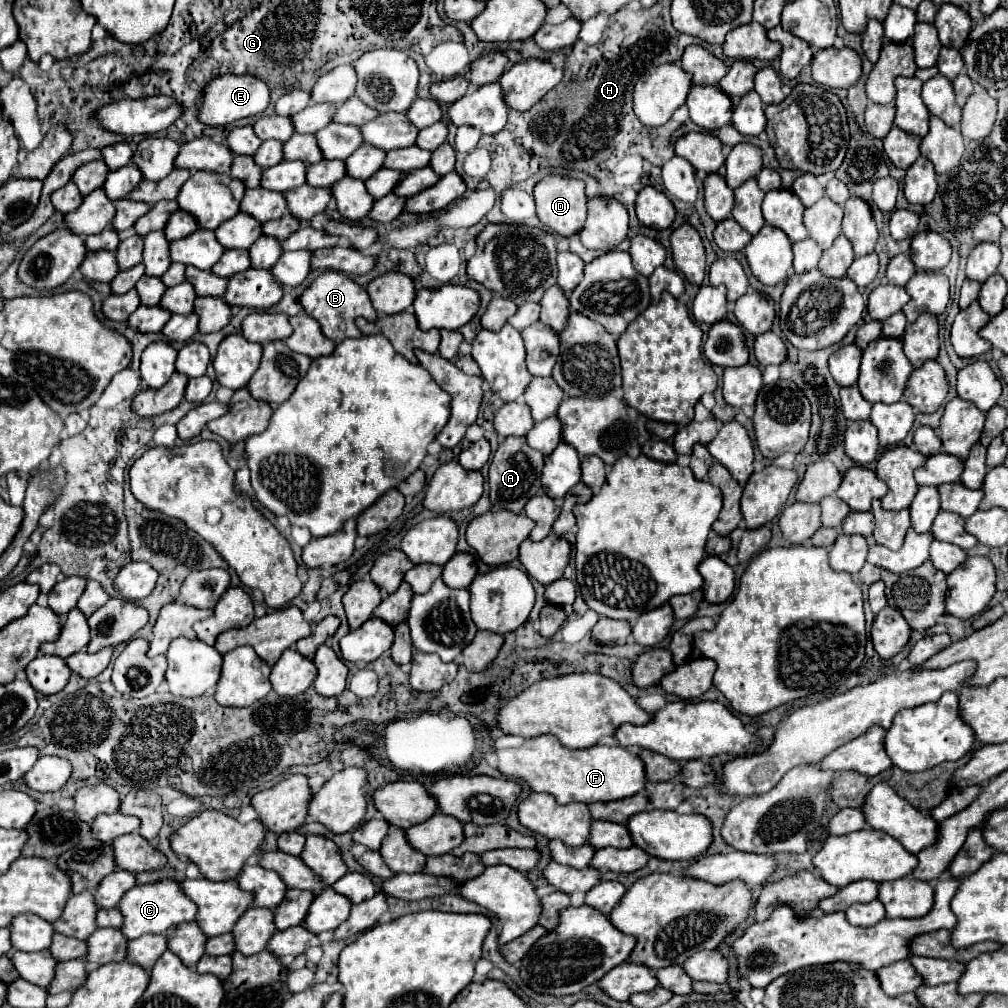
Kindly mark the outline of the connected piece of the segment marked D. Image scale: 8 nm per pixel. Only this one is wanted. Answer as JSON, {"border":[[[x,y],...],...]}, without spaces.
{"border":[[[548,173],[546,177],[542,177],[534,185],[534,199],[536,199],[538,219],[548,229],[560,233],[562,237],[576,235],[584,227],[584,221],[586,221],[586,201],[588,201],[588,197],[586,197],[584,189],[586,189],[586,185],[580,179],[572,179],[572,177]]]}

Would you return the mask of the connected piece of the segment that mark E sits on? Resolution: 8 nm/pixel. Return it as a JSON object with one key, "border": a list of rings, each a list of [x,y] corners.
{"border":[[[222,75],[206,85],[198,119],[202,119],[202,123],[206,125],[228,125],[238,119],[264,113],[268,105],[270,105],[270,89],[262,79],[254,75]]]}

